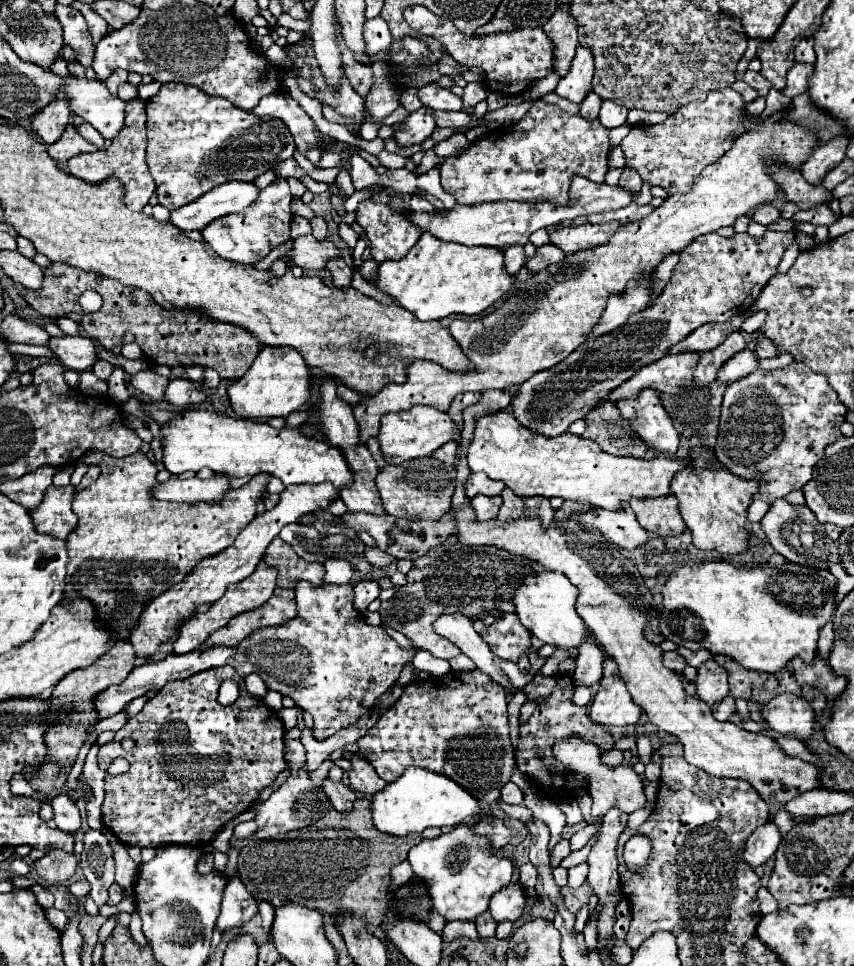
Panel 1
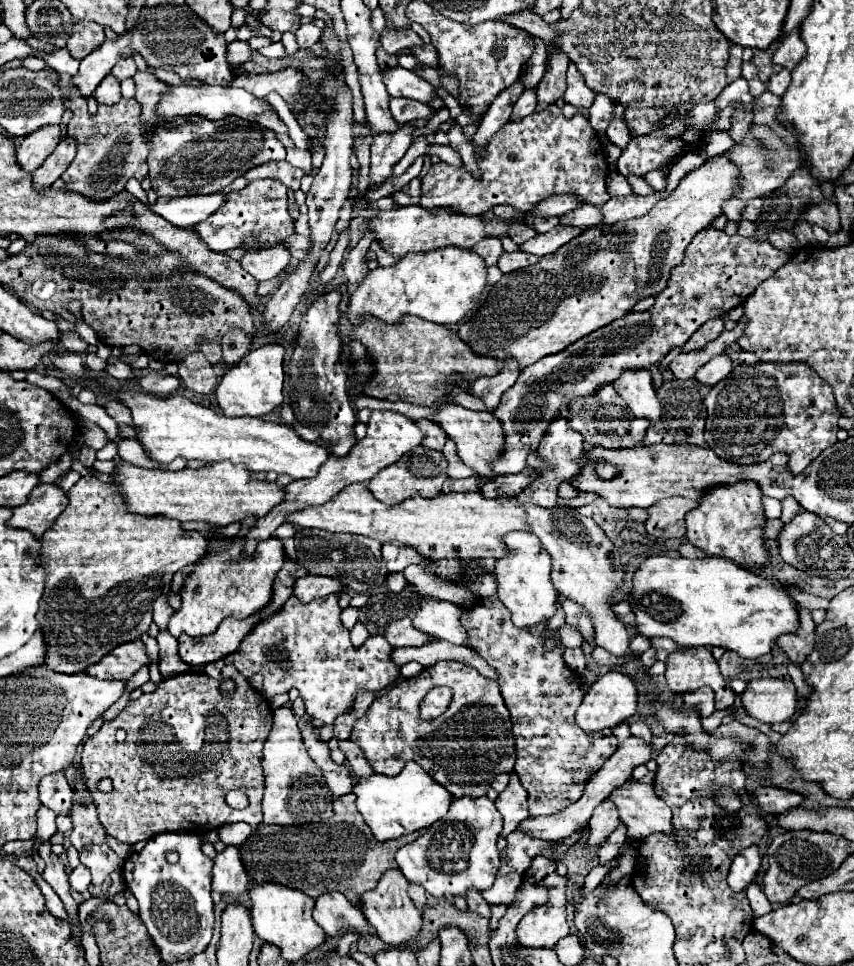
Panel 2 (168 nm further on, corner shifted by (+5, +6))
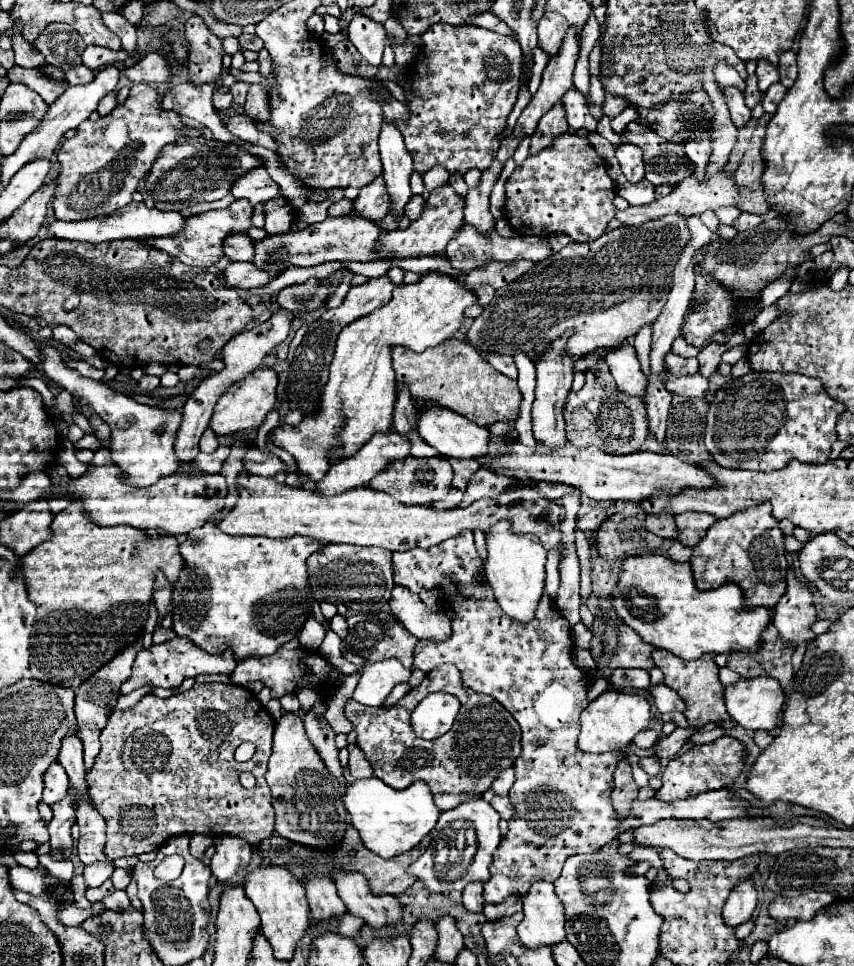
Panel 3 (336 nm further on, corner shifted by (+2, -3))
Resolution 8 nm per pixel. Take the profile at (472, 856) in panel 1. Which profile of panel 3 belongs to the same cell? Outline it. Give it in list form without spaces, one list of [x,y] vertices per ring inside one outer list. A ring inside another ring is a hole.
[[[471,799],[461,803],[459,807],[441,813],[437,827],[429,833],[431,845],[425,853],[407,867],[407,873],[417,877],[429,891],[449,893],[451,889],[463,891],[467,883],[487,883],[489,865],[493,863],[495,849],[501,843],[499,833],[499,815],[485,799]],[[441,879],[457,879],[457,881],[441,881]]]

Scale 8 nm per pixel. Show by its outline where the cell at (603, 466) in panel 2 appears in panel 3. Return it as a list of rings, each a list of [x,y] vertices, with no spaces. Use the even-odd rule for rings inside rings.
[[[491,437],[489,453],[479,459],[481,465],[489,465],[499,475],[509,475],[519,481],[549,481],[549,483],[565,483],[581,489],[591,499],[597,501],[643,501],[659,491],[679,493],[685,487],[711,487],[713,479],[701,471],[693,463],[685,463],[675,455],[661,455],[639,451],[631,455],[609,455],[599,447],[573,447],[567,443],[563,449],[547,449],[537,445],[529,449],[515,441],[513,445],[505,445],[501,437]]]

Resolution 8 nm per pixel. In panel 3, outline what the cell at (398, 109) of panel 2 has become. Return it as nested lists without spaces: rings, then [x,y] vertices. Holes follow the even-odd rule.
[[[391,99],[383,105],[383,113],[385,113],[385,119],[389,121],[405,121],[409,117],[409,107],[399,103],[397,99]]]

